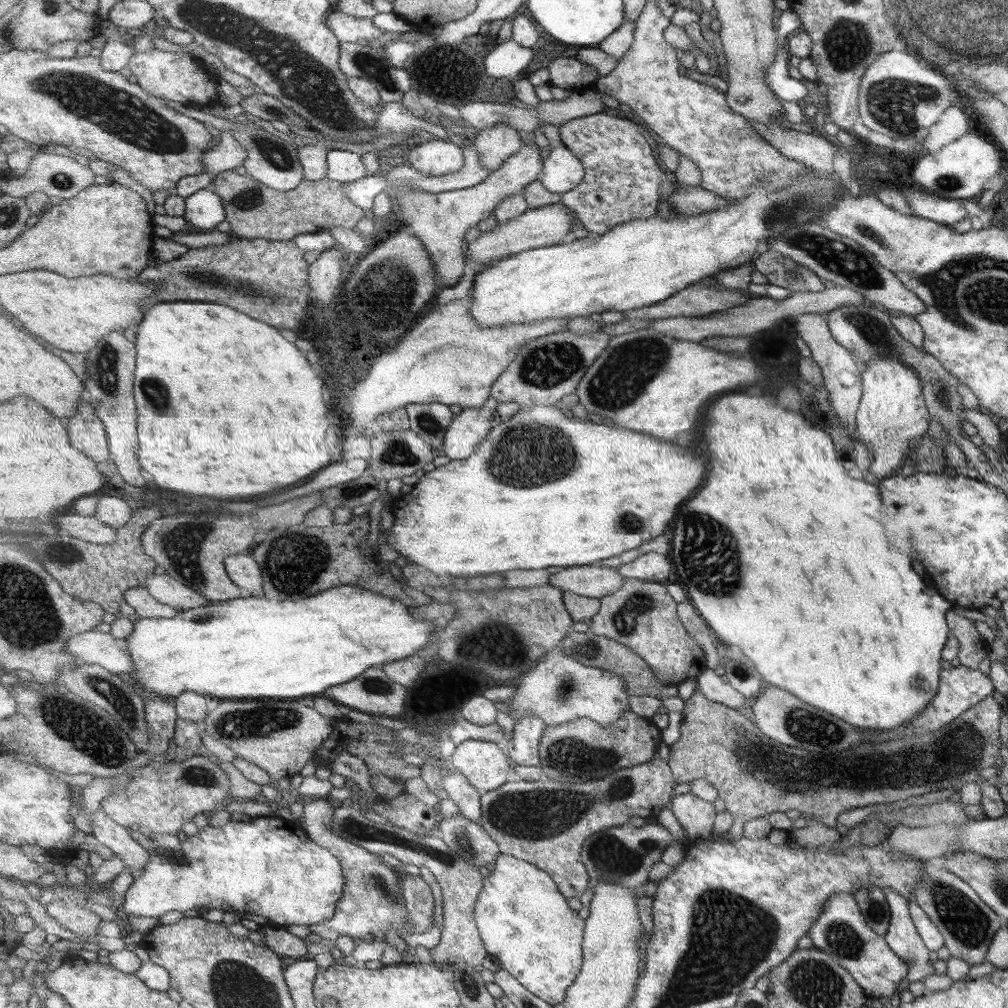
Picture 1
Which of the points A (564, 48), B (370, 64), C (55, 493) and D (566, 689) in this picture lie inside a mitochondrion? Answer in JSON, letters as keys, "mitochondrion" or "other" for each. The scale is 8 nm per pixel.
{"A":"other","B":"mitochondrion","C":"other","D":"mitochondrion"}

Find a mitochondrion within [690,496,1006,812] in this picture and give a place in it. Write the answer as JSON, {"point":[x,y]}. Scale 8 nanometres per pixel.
{"point":[963,745]}

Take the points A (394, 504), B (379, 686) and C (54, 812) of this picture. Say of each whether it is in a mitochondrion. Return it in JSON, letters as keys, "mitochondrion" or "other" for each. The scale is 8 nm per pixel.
{"A":"other","B":"mitochondrion","C":"other"}

